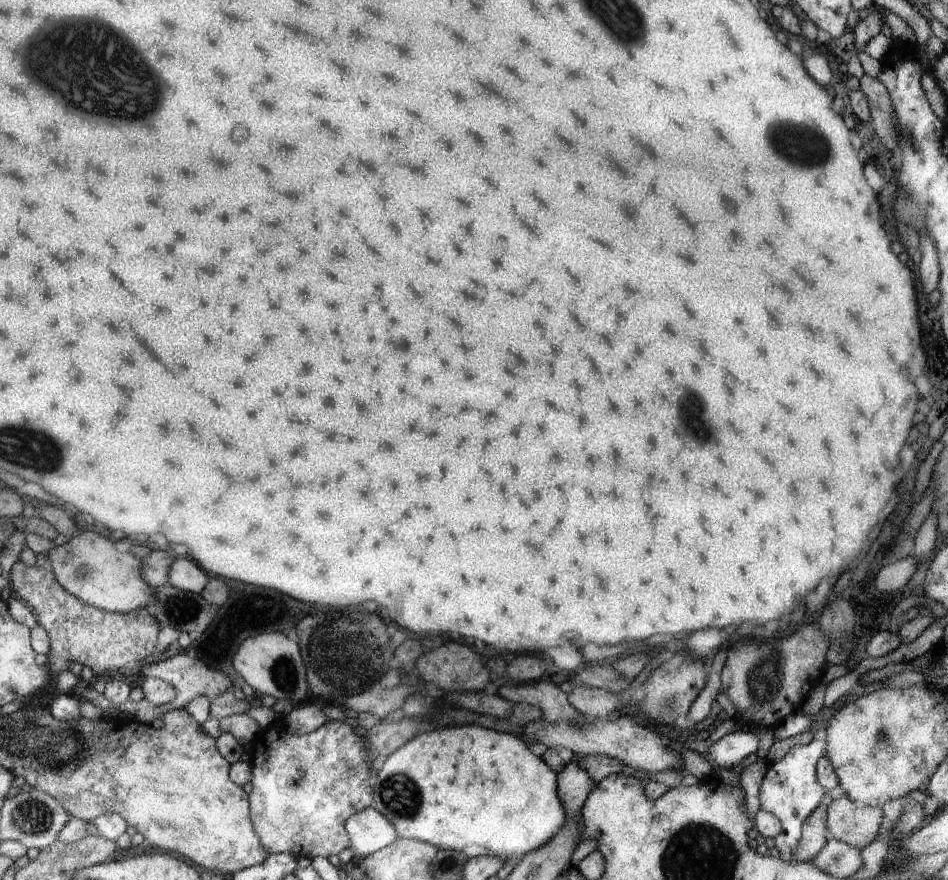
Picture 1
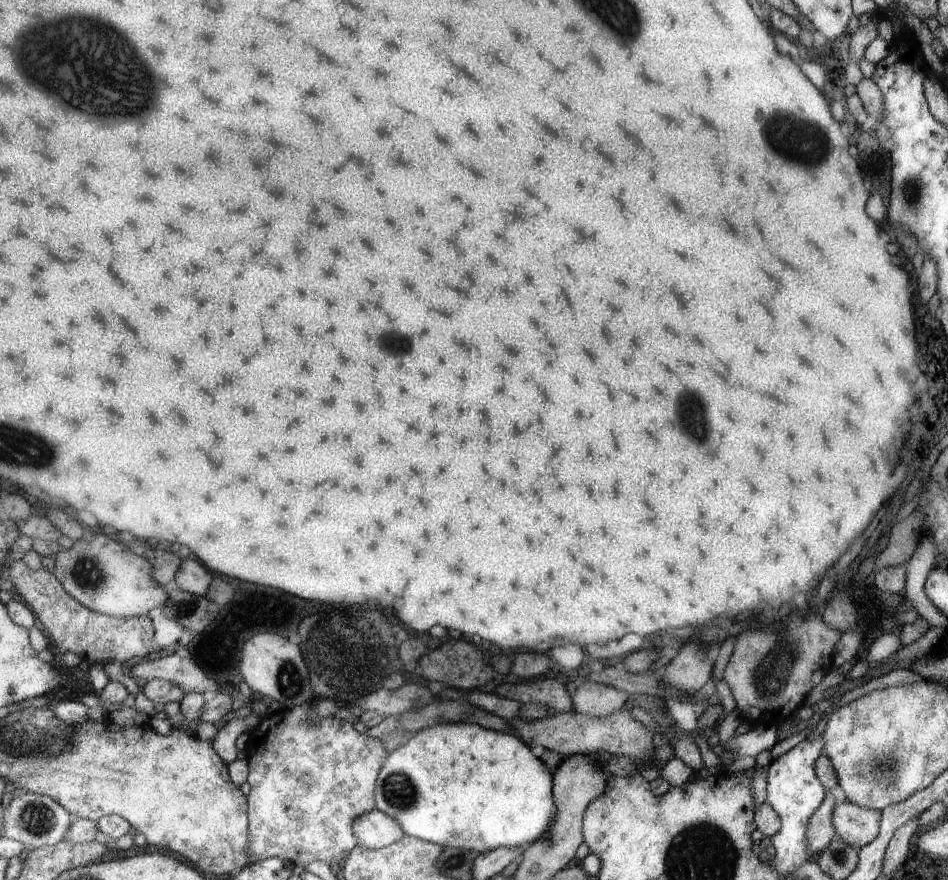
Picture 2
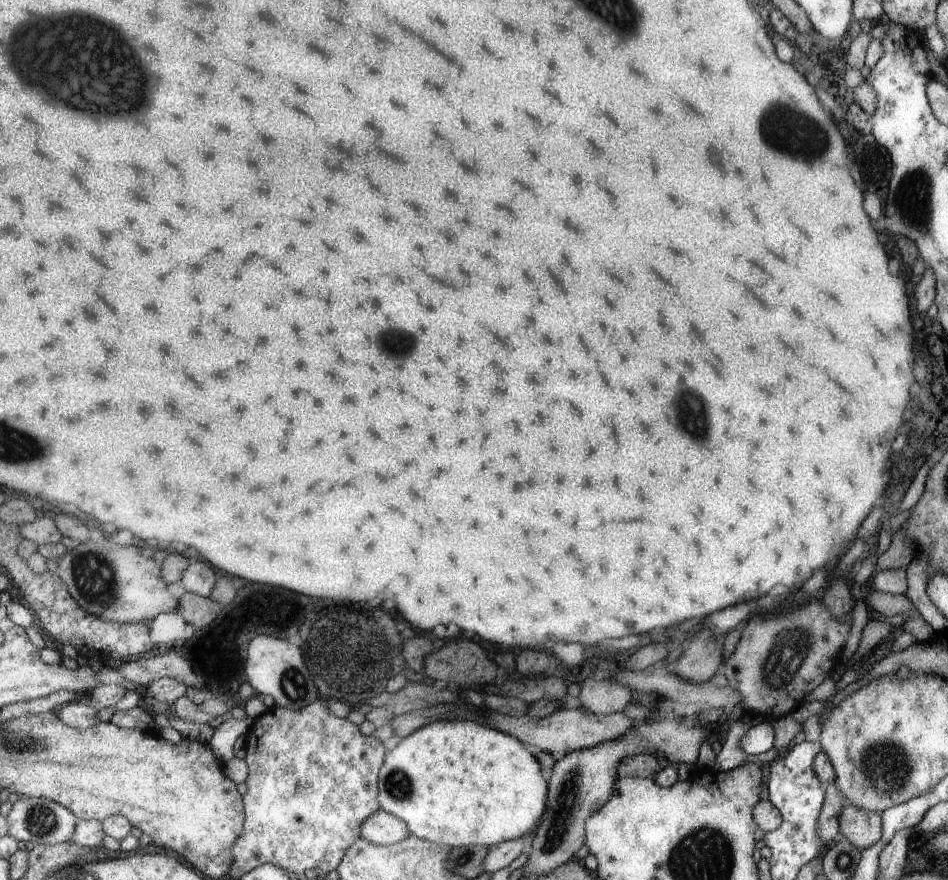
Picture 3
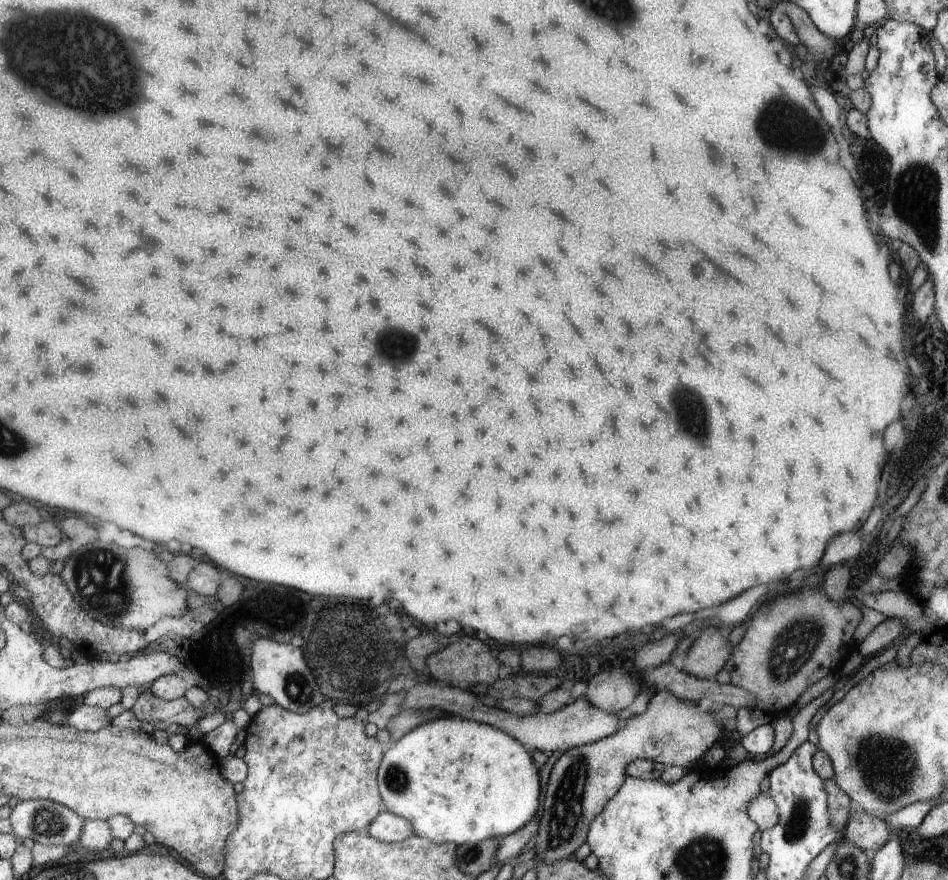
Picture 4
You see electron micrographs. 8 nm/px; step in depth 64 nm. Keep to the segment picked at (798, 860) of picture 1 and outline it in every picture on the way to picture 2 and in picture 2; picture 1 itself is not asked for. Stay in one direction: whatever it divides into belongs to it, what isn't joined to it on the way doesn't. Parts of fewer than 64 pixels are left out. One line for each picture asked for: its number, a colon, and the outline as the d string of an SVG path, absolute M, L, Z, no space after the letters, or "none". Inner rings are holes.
2: M827 790L821 806L811 814L811 818L807 822L805 842L807 842L807 852L811 854L811 858L815 858L819 852L823 852L829 846L829 842L833 842L833 838L835 838L835 828L831 824L831 814L833 814L835 804L837 802L835 802L833 794Z

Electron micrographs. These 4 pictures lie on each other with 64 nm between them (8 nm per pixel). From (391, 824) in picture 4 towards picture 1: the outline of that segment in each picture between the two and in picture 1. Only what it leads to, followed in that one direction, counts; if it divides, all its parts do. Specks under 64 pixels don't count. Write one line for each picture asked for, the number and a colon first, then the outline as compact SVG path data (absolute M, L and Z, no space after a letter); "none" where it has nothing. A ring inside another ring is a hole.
1: M371 806L349 816L345 820L345 830L349 836L349 850L353 852L353 858L371 856L397 840L395 828Z
2: M375 808L371 812L365 812L357 820L353 820L351 828L353 828L355 838L359 840L357 846L361 846L365 850L387 848L405 836L403 830L399 828L399 824L391 816L375 810Z
3: M377 810L373 816L363 820L359 832L361 832L359 840L367 840L373 846L391 846L411 836L403 820L381 810Z

